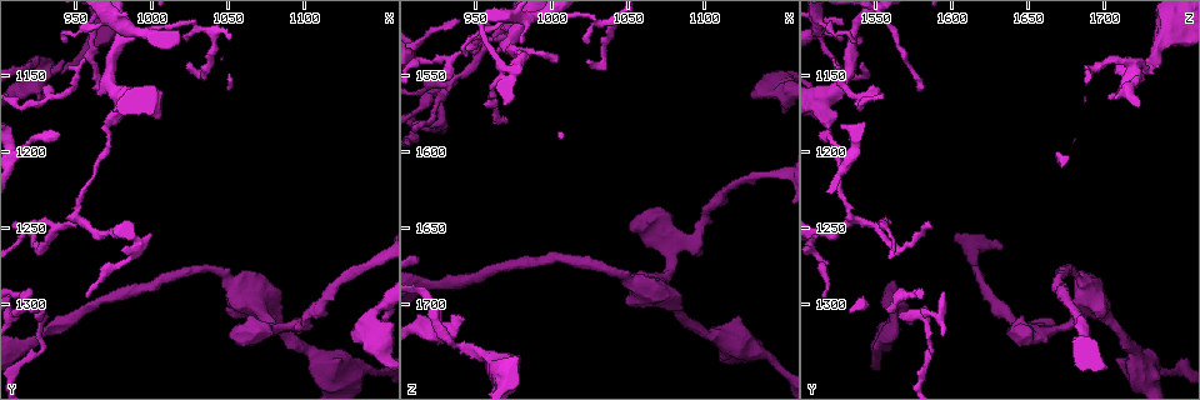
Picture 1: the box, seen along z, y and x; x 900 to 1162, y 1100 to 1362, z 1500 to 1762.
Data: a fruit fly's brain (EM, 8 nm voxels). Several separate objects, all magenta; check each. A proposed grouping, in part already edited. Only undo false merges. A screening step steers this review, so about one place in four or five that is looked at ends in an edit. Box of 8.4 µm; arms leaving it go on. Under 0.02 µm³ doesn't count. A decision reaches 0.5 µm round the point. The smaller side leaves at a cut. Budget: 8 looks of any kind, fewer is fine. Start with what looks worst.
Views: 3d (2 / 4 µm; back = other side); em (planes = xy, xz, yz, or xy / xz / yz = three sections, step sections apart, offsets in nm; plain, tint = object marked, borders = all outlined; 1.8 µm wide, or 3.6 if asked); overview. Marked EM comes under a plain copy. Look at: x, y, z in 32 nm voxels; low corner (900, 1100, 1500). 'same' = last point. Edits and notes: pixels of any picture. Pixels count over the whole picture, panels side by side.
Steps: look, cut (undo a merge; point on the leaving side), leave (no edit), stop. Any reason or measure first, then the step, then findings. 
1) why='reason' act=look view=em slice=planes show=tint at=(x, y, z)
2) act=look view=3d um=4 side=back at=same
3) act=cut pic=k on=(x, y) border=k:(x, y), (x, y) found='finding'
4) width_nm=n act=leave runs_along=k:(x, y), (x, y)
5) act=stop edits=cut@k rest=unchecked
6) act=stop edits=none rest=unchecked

why='a narrow waist' act=look view=em slice=yz step=4 show=tint at=(928, 1308, 1582)

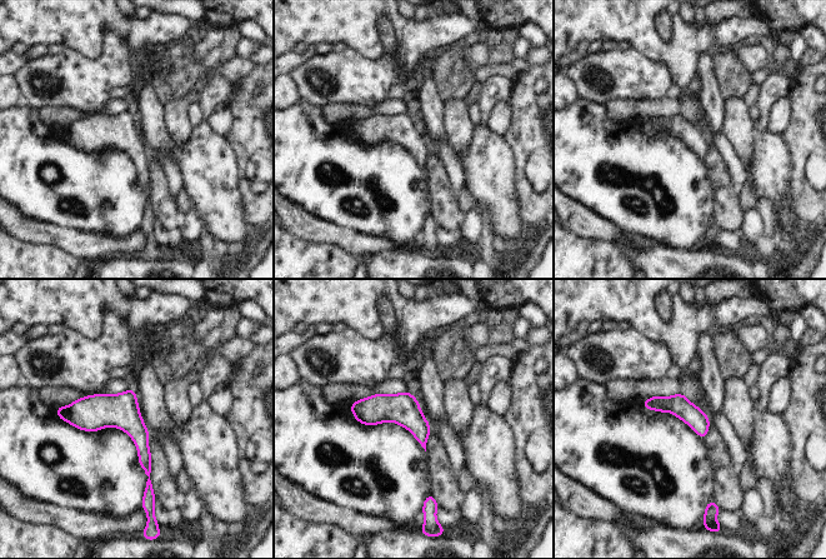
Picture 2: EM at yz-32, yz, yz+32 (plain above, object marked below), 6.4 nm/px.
act=look view=em slice=planes show=borders at=same

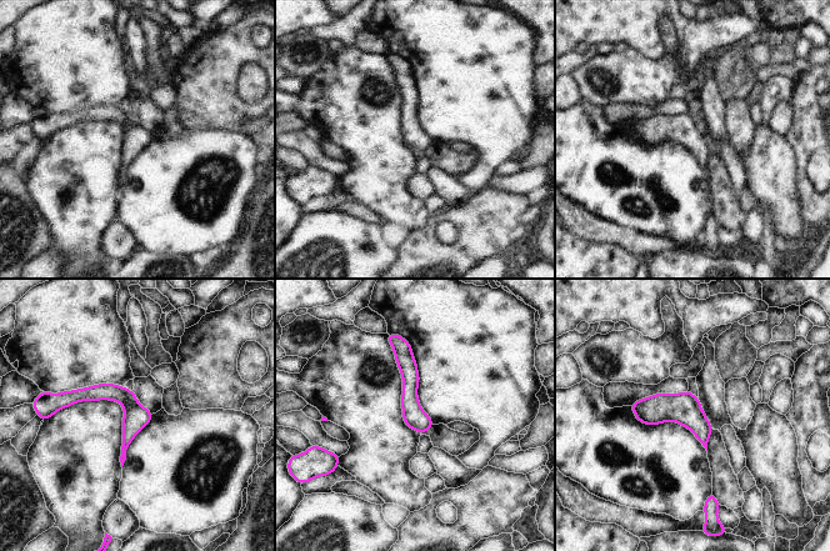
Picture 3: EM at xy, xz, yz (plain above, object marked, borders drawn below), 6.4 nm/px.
width_nm=150 act=leave found='one neuron here'

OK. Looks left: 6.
why='branch point' act=look view=3d um=4 at=(926, 1144, 1716)

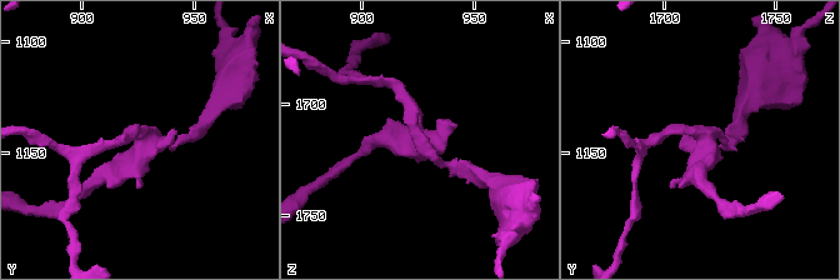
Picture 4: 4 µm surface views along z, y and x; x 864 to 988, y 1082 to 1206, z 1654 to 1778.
why='shape alone is not enough' act=look view=em slice=planes show=tint at=(927, 1145, 1719)

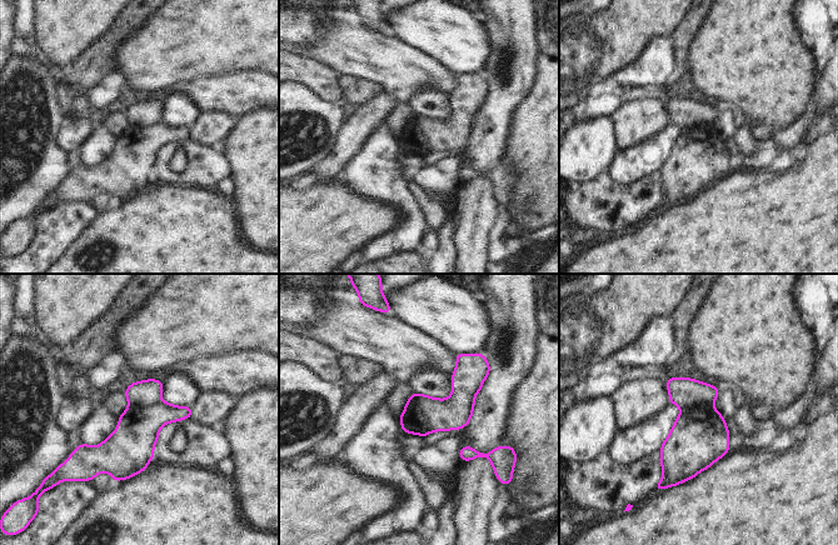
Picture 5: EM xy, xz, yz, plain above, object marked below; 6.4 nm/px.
width_nm=260 act=cut pic=5 on=(133, 441) border=5:(159, 400), (150, 405), (129, 404) found='two neurons meet here'

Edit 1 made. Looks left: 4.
act=look view=overview

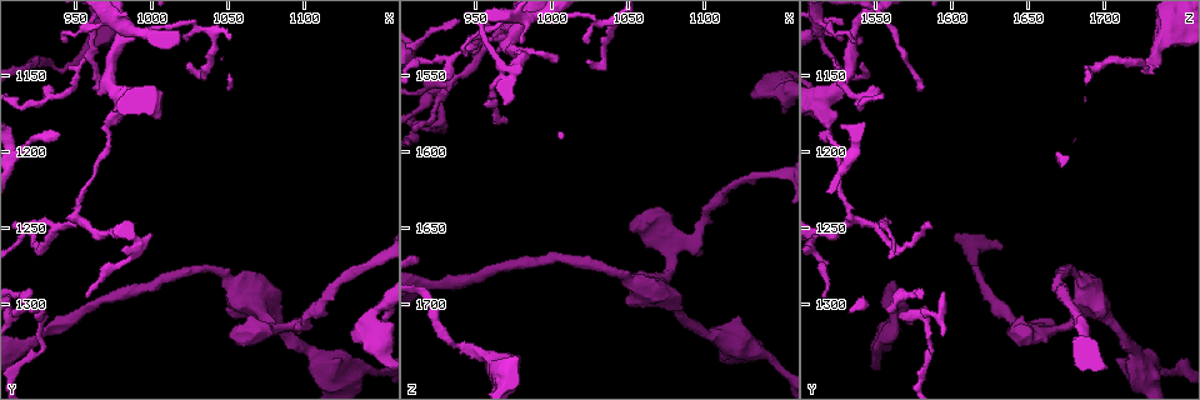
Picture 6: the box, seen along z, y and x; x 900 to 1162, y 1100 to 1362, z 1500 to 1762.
act=look view=em slice=planes show=tint at=(950, 1246, 1532)

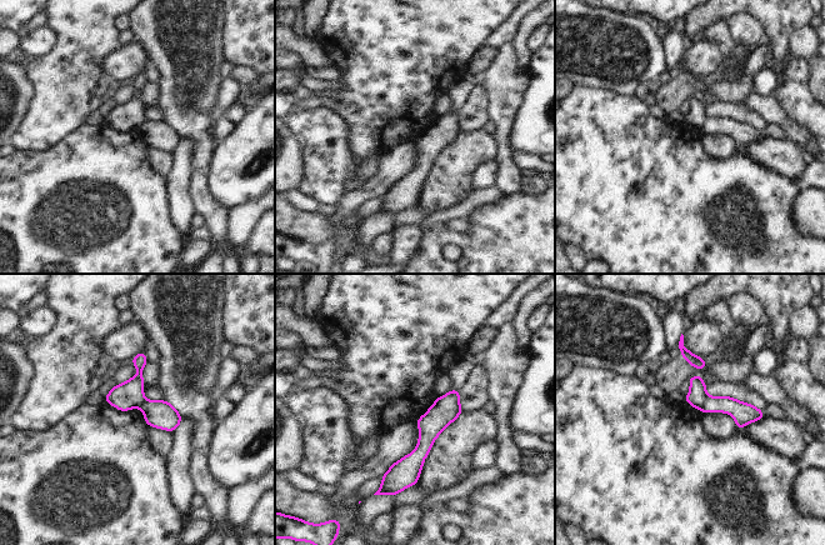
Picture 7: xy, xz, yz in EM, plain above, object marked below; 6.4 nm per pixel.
act=cut pic=7 on=(696, 396) found='two neurons meet here'

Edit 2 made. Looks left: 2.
act=stop edits=cut@5,cut@7 rest=unchecked

